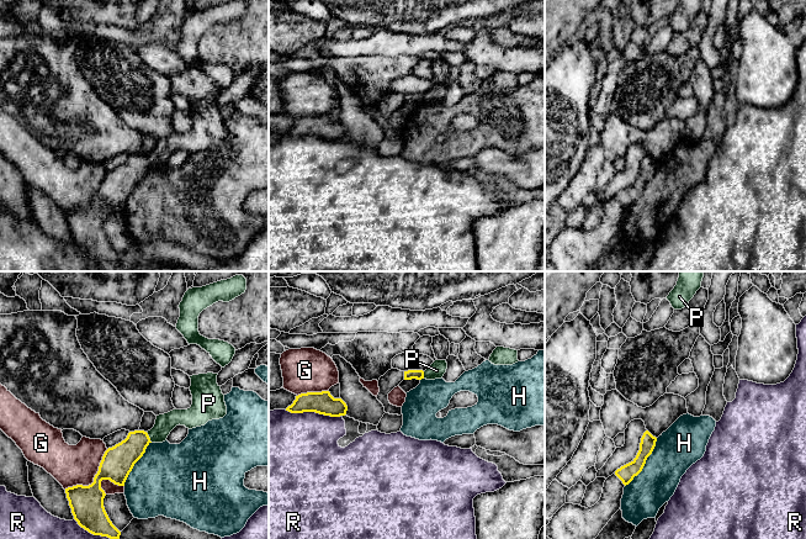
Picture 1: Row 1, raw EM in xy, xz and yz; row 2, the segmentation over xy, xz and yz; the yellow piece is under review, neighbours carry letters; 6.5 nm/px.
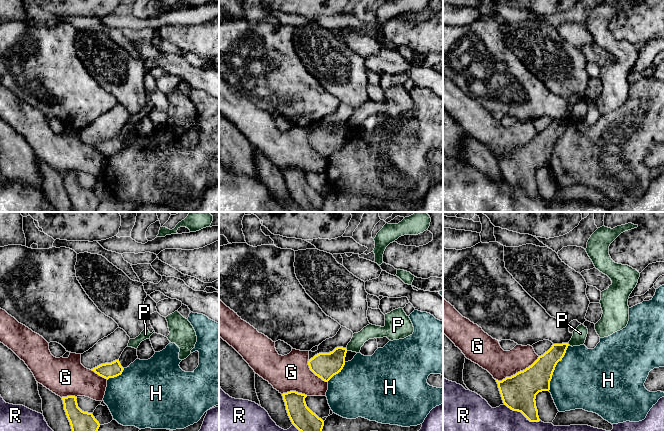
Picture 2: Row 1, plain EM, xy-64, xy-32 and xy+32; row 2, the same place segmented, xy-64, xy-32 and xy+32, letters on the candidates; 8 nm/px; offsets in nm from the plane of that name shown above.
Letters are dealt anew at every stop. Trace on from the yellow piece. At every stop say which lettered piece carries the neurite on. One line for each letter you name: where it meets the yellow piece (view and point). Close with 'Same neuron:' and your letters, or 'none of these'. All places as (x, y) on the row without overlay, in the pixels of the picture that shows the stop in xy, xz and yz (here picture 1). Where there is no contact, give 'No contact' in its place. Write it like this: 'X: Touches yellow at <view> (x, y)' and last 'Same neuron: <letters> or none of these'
Same neuron: none of these

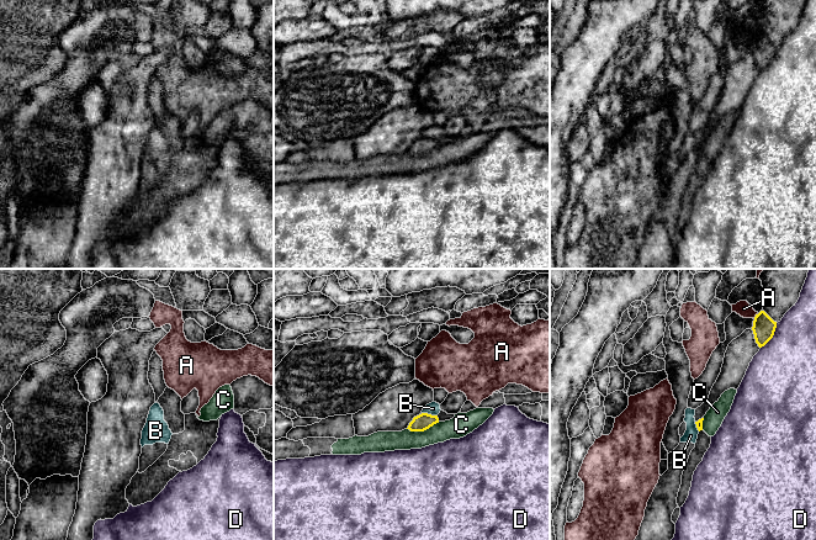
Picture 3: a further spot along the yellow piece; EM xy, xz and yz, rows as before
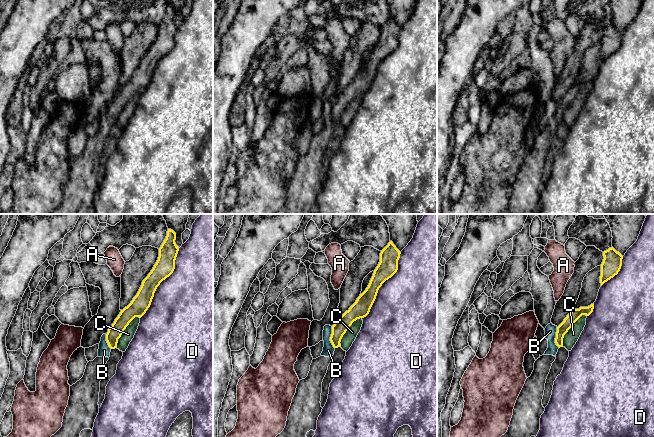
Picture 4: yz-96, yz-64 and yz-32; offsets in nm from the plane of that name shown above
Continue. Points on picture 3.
B: Touches yellow at xz (429, 138)
Same neuron: B

